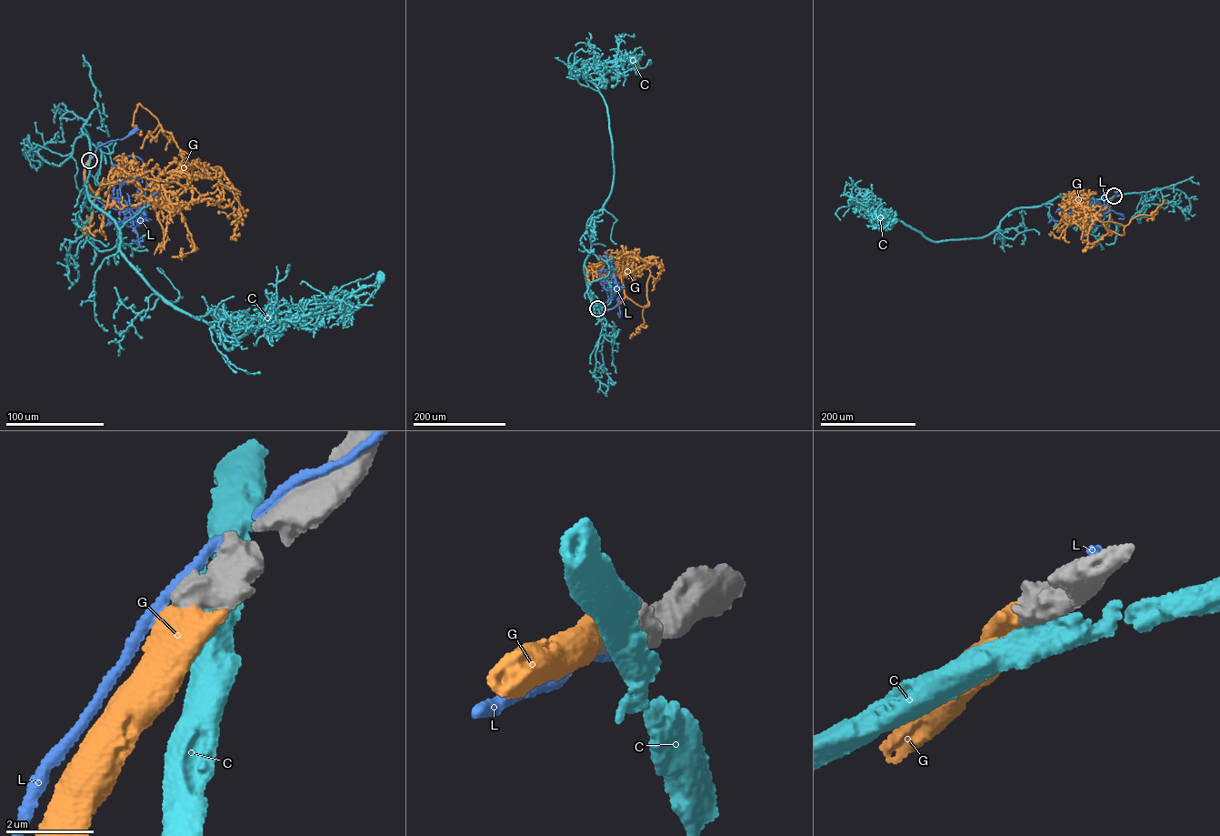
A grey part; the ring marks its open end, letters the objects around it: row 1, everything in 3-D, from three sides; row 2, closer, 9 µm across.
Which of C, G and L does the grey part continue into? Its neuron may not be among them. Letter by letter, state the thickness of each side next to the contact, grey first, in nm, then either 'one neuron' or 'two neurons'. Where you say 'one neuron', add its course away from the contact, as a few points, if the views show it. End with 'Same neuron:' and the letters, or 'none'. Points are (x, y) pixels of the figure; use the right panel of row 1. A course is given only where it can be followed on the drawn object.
C: 800 nm thick on the grey side, 550 nm on the other; two neurons
G: 700 nm thick on the grey side, 650 nm on the other; one neuron; it runs (1114, 196), (1108, 205), (1109, 221), (1104, 225), (1124, 234), (1122, 225), (1094, 220), (1087, 241), (1096, 241)
L: 550 nm thick on the grey side, 300 nm on the other; two neurons
Same neuron: G

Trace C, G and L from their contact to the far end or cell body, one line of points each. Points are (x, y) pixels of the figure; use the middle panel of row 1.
C: (598, 308), (584, 267), (587, 222), (614, 166), (606, 104), (585, 76), (615, 59), (650, 61)
G: (597, 308), (614, 307), (624, 296), (640, 306), (647, 307), (648, 266), (657, 263), (660, 270), (654, 278)
L: (597, 308), (614, 296)

